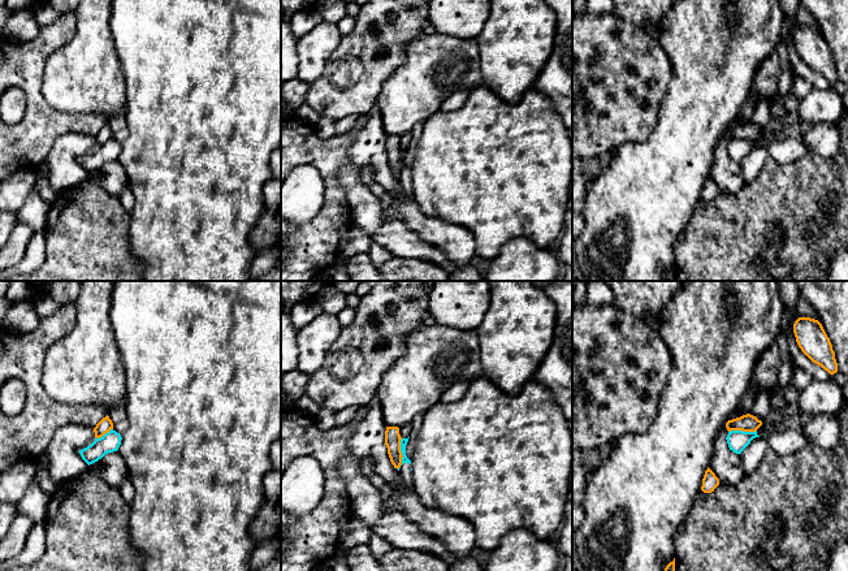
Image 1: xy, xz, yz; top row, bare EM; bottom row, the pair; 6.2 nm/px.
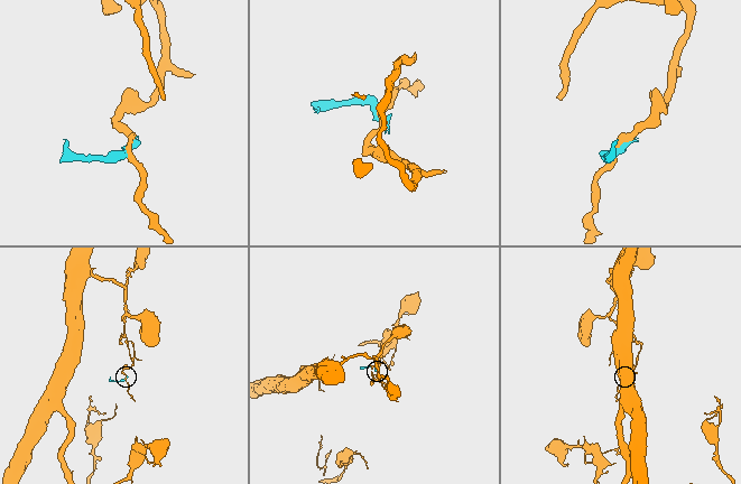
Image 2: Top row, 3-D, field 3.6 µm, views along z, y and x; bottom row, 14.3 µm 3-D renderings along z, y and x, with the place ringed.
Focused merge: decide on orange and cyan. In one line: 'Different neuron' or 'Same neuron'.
Different neuron

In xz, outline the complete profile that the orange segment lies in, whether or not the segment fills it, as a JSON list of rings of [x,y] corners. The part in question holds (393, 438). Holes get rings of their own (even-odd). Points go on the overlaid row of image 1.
[[[386,427],[385,431],[385,445],[388,447],[388,454],[394,468],[399,468],[402,464],[402,451],[401,451],[401,434],[398,427]]]

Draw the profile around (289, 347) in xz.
[[[290,313],[281,315],[281,375],[297,368],[299,359],[297,333]]]

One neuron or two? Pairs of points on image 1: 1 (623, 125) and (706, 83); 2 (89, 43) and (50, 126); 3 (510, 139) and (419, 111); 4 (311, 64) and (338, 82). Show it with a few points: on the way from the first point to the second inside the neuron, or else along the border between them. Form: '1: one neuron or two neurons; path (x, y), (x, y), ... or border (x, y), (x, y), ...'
1: two neurons; border (671, 78), (661, 102), (657, 125), (649, 135)
2: two neurons; border (40, 82), (40, 92), (51, 106), (87, 113)
3: two neurons; border (438, 109), (424, 122)
4: two neurons; border (338, 44), (325, 70), (310, 85)

